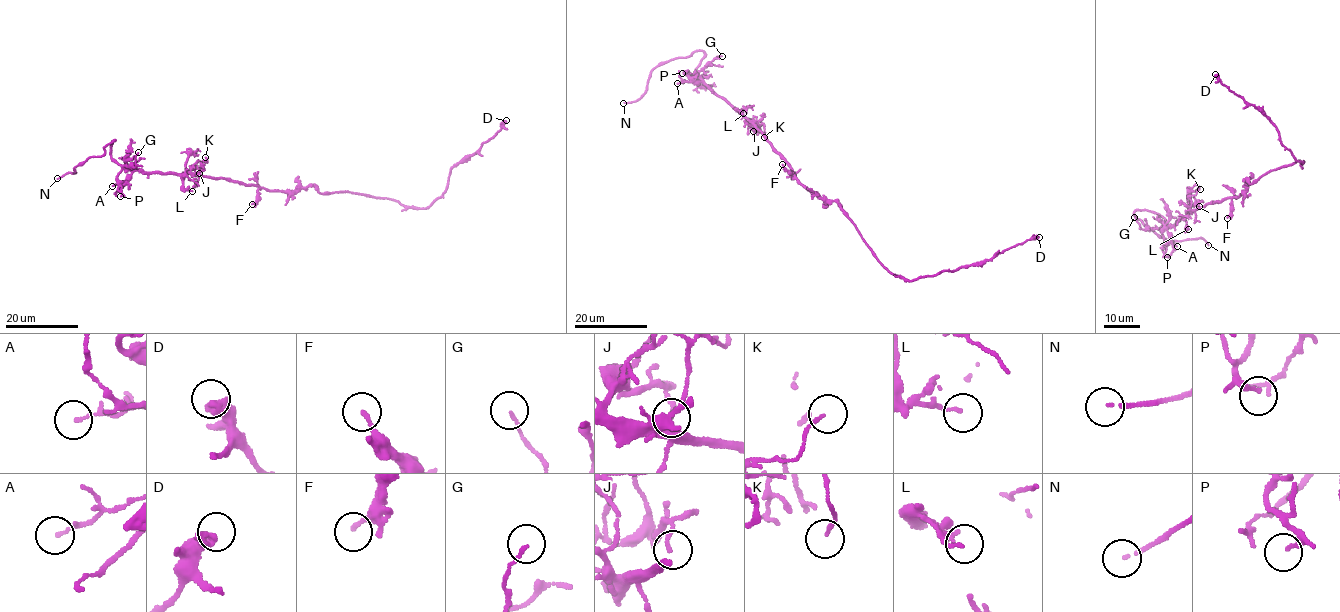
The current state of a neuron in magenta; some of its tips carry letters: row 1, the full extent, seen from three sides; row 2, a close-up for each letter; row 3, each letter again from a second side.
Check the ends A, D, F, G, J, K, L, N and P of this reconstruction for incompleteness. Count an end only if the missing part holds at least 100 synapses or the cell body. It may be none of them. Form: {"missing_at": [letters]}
{"missing_at": ["N"]}

